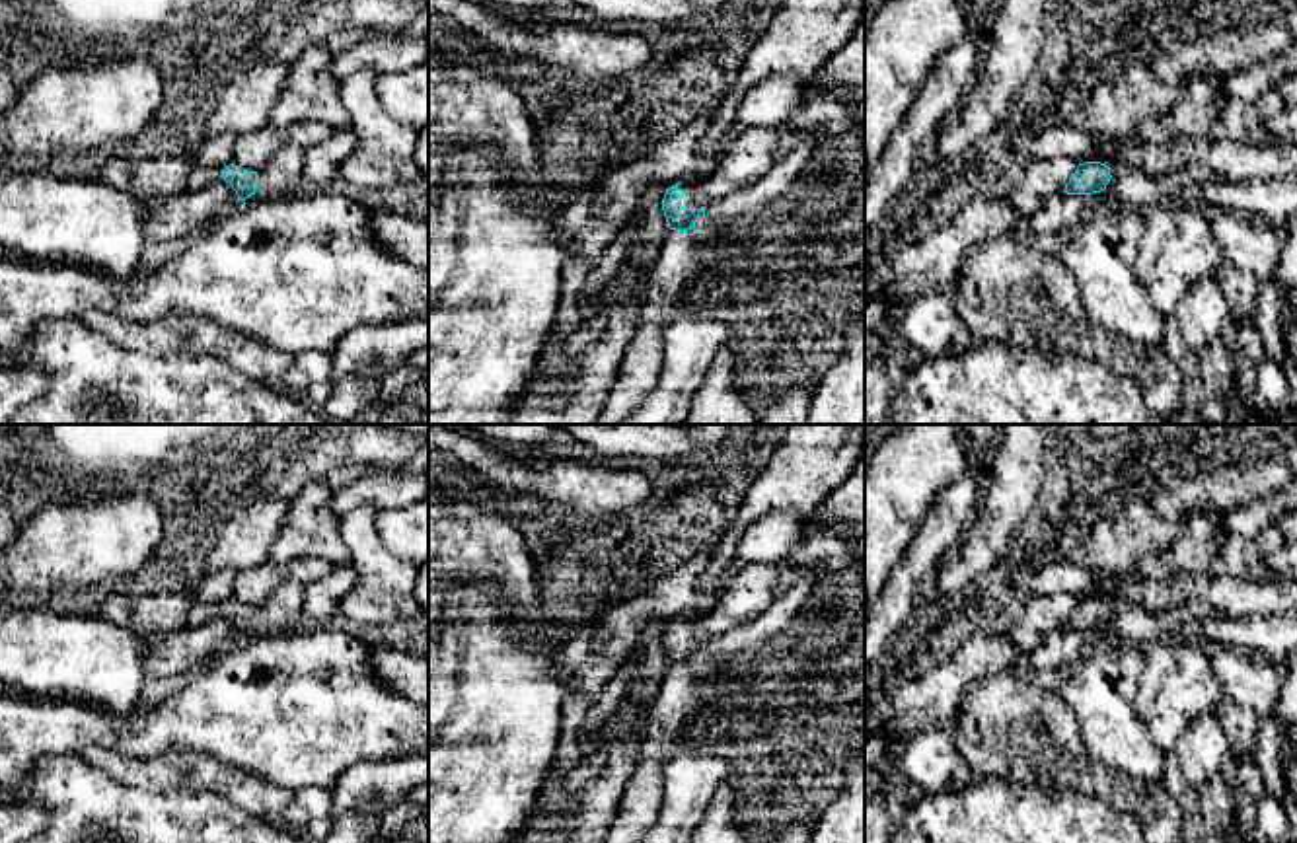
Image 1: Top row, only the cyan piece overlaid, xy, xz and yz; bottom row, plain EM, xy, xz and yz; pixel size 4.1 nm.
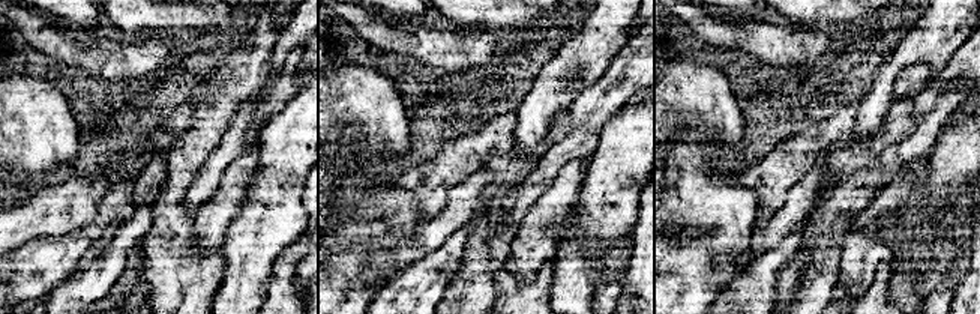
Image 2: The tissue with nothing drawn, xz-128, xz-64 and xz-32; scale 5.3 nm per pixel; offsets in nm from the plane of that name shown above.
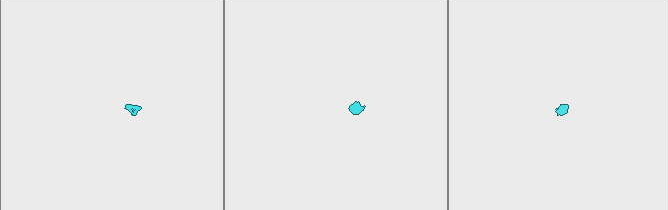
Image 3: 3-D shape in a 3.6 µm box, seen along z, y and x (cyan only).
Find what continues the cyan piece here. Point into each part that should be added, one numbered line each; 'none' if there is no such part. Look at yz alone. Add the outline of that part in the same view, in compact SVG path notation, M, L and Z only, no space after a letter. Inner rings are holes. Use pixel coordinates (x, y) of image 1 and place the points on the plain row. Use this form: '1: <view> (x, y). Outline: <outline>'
none

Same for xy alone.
1: xy (201, 612). Outline: M195 602L187 613L187 627L195 629L206 621L218 619L222 615L222 607L216 604Z

